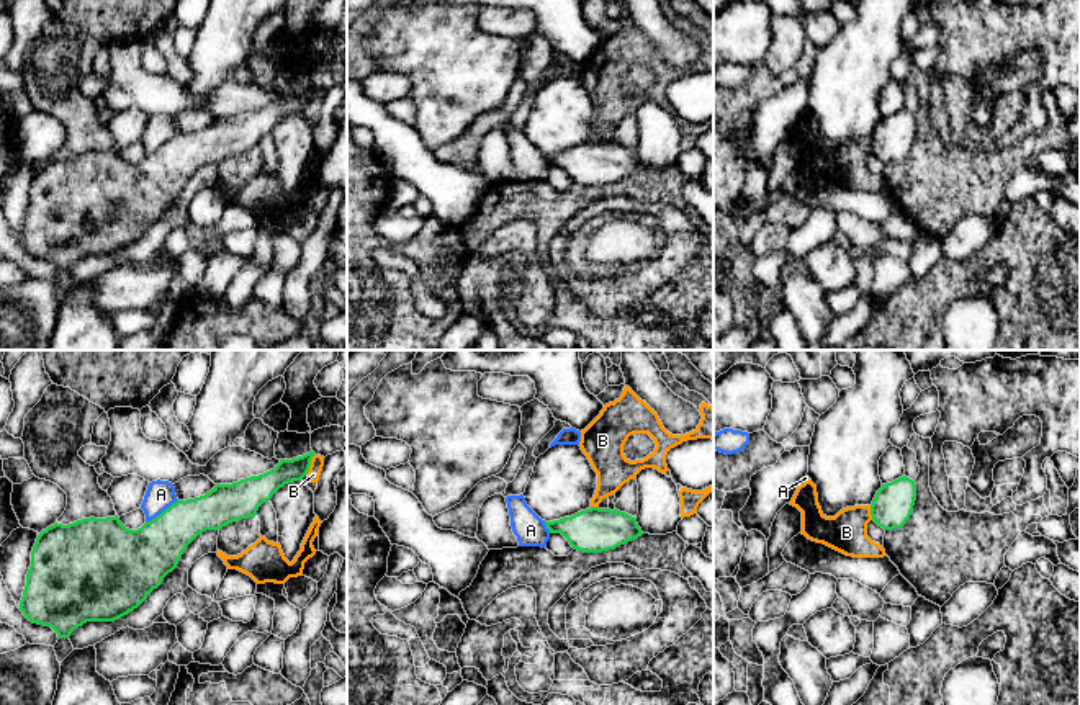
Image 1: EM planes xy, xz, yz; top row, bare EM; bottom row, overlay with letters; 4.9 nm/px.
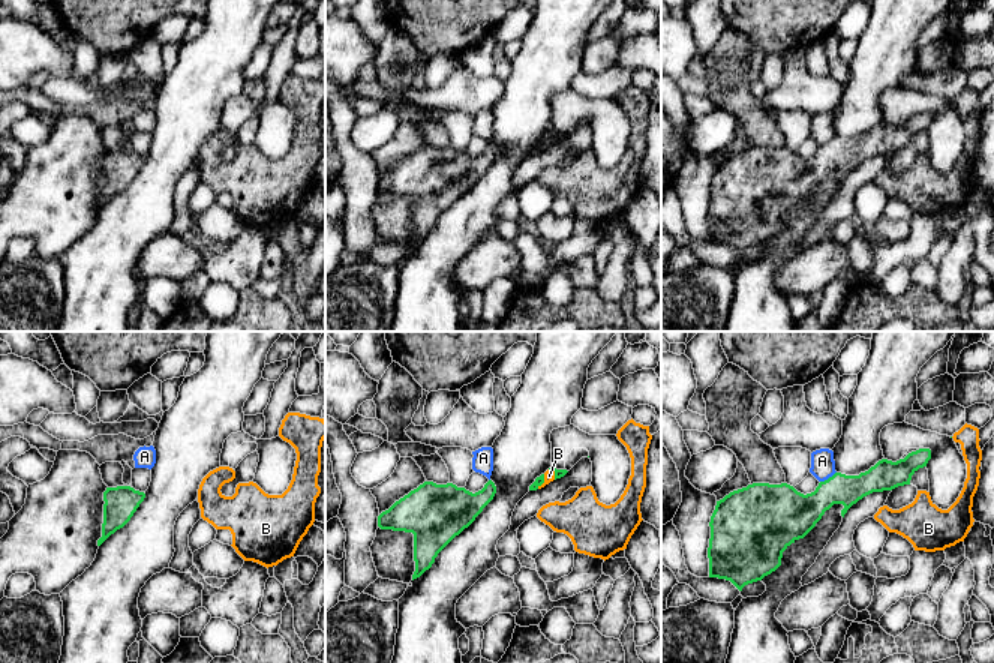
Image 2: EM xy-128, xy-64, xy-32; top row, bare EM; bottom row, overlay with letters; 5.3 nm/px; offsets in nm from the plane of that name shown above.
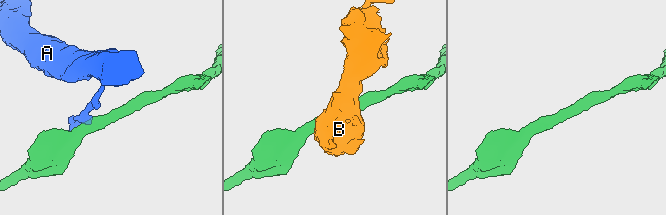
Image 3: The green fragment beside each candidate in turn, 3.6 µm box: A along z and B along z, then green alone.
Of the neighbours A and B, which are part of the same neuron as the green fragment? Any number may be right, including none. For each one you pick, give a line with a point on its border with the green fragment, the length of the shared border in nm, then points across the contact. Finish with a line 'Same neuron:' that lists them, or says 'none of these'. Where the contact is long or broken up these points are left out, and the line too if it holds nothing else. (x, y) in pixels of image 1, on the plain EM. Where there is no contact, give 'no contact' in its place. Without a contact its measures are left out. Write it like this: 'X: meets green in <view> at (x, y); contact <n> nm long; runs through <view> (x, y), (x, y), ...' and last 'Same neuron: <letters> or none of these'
Same neuron: none of these

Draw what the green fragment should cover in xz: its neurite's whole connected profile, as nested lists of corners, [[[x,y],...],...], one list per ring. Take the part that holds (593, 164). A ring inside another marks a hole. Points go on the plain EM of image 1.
[[[591,141],[545,159],[550,167],[561,167],[574,183],[584,186],[615,183],[643,168],[637,152],[617,142]]]

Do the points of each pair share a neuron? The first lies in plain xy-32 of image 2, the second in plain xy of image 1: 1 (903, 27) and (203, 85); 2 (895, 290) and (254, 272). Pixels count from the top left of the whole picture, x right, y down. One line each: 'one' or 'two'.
1: one
2: one

